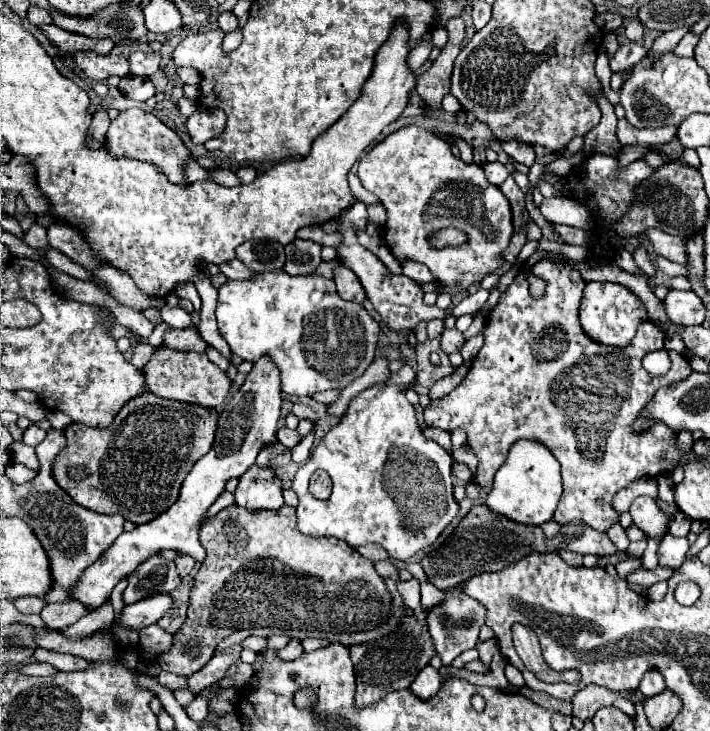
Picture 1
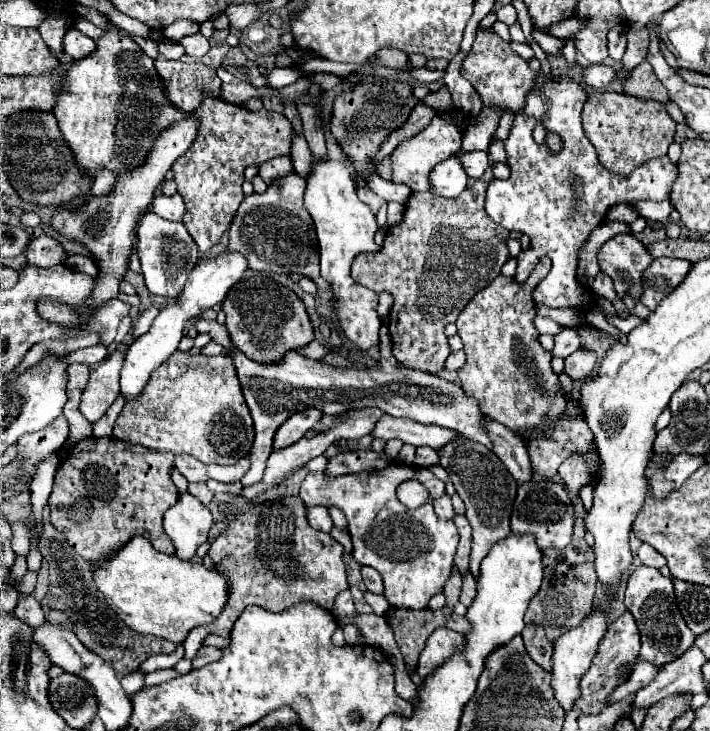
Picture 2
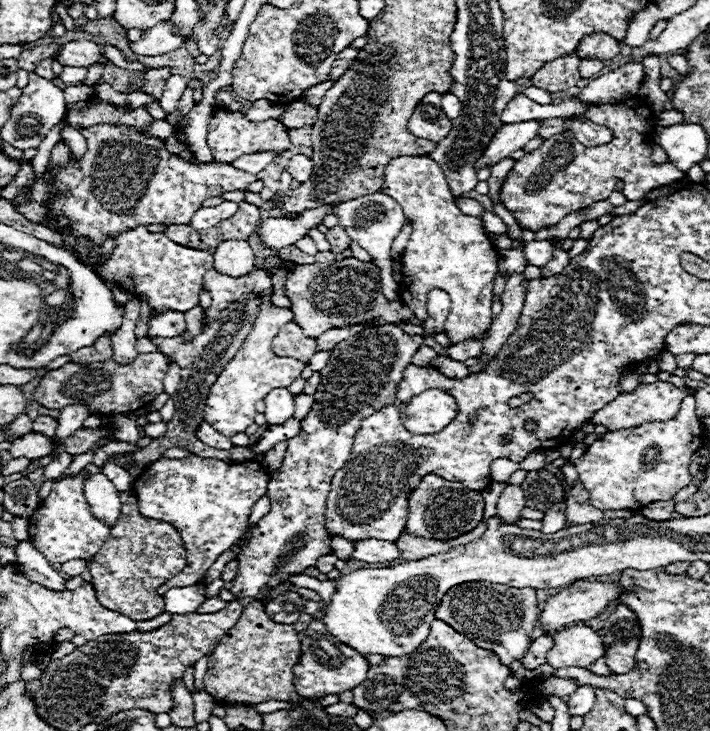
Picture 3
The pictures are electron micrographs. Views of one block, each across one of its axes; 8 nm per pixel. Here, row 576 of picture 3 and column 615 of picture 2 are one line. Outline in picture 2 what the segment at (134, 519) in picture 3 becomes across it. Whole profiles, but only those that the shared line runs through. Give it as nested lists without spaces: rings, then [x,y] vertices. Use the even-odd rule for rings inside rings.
[[[594,92],[594,94],[590,94],[584,104],[584,110],[582,110],[582,124],[584,124],[586,136],[598,150],[598,158],[600,158],[602,166],[608,168],[610,172],[618,172],[618,174],[628,174],[630,170],[634,170],[636,166],[640,166],[652,158],[666,156],[668,146],[672,144],[674,134],[676,134],[676,122],[666,112],[664,104],[658,104],[654,100],[638,100],[632,96],[622,96],[622,92]]]

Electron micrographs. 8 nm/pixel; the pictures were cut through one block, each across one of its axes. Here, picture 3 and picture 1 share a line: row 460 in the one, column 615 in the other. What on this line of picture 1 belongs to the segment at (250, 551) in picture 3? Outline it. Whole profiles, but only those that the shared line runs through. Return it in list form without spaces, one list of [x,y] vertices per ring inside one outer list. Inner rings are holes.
[[[588,282],[584,288],[582,304],[580,304],[580,322],[590,338],[594,338],[600,344],[606,346],[626,346],[632,338],[636,328],[648,320],[646,306],[640,302],[640,298],[630,292],[622,284],[612,282]]]

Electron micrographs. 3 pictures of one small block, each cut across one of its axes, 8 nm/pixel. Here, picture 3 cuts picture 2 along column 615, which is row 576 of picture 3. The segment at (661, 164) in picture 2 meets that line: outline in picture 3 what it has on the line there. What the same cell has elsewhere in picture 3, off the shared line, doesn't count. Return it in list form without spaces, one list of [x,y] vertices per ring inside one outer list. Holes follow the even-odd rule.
[[[190,454],[186,458],[160,458],[144,468],[144,474],[132,484],[140,514],[170,522],[186,546],[186,568],[158,588],[160,596],[170,588],[196,586],[204,580],[216,558],[246,530],[252,506],[266,496],[266,484],[268,472],[256,460],[228,464],[216,458]]]

